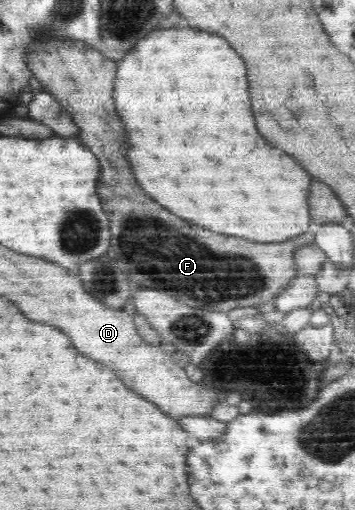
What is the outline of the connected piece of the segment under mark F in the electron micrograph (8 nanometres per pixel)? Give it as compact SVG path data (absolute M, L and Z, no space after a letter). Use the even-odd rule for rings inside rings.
M57 40L37 42L33 44L33 52L29 52L28 70L33 72L42 90L51 93L71 116L78 129L75 137L91 149L100 161L96 193L100 196L110 222L111 256L123 262L123 270L135 286L149 286L149 288L161 288L167 293L173 292L173 296L179 296L181 300L185 298L185 302L193 300L193 306L203 306L211 312L227 313L233 308L269 304L269 301L282 293L297 276L295 252L301 247L314 243L314 230L279 244L257 244L243 238L237 240L235 236L221 236L211 230L199 228L191 222L187 224L187 220L171 214L167 208L151 200L127 166L128 133L125 122L121 121L116 113L113 98L118 63L107 60L101 54L101 51L89 46L89 43L69 44L69 40L61 40L61 44L57 44Z

